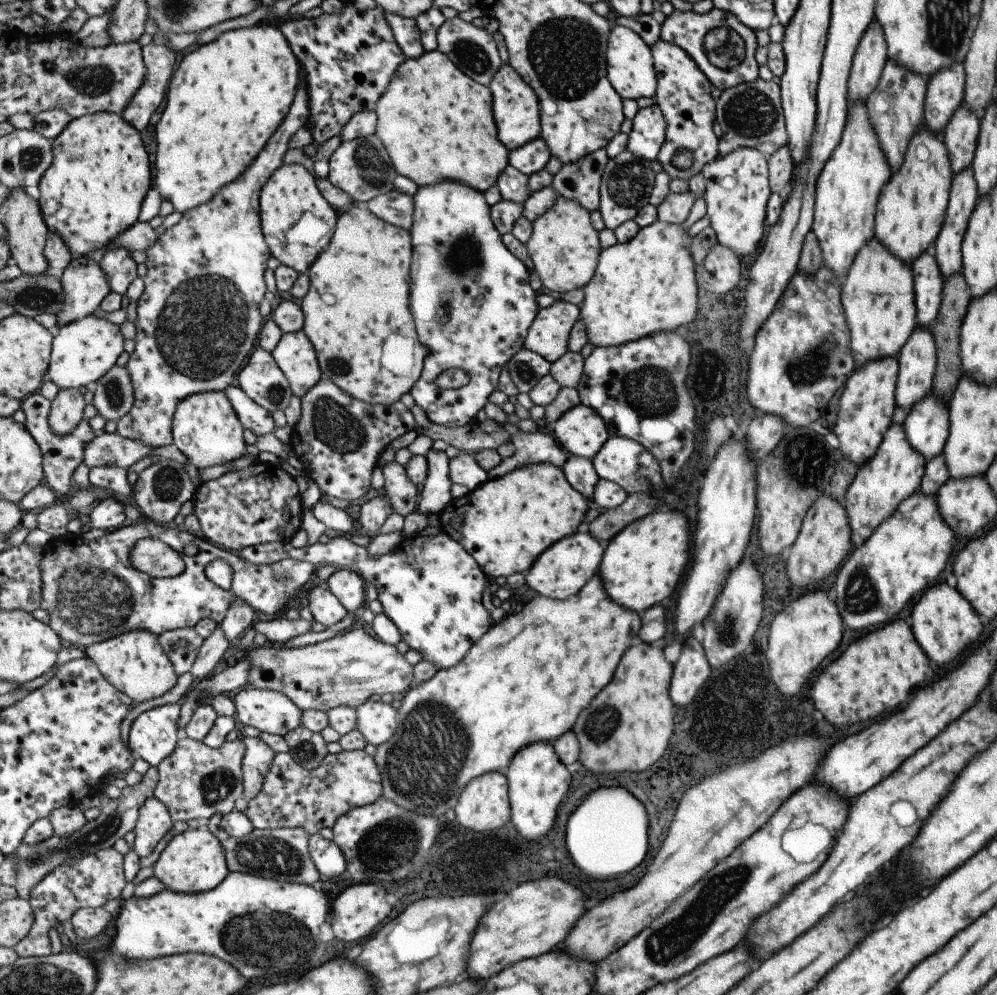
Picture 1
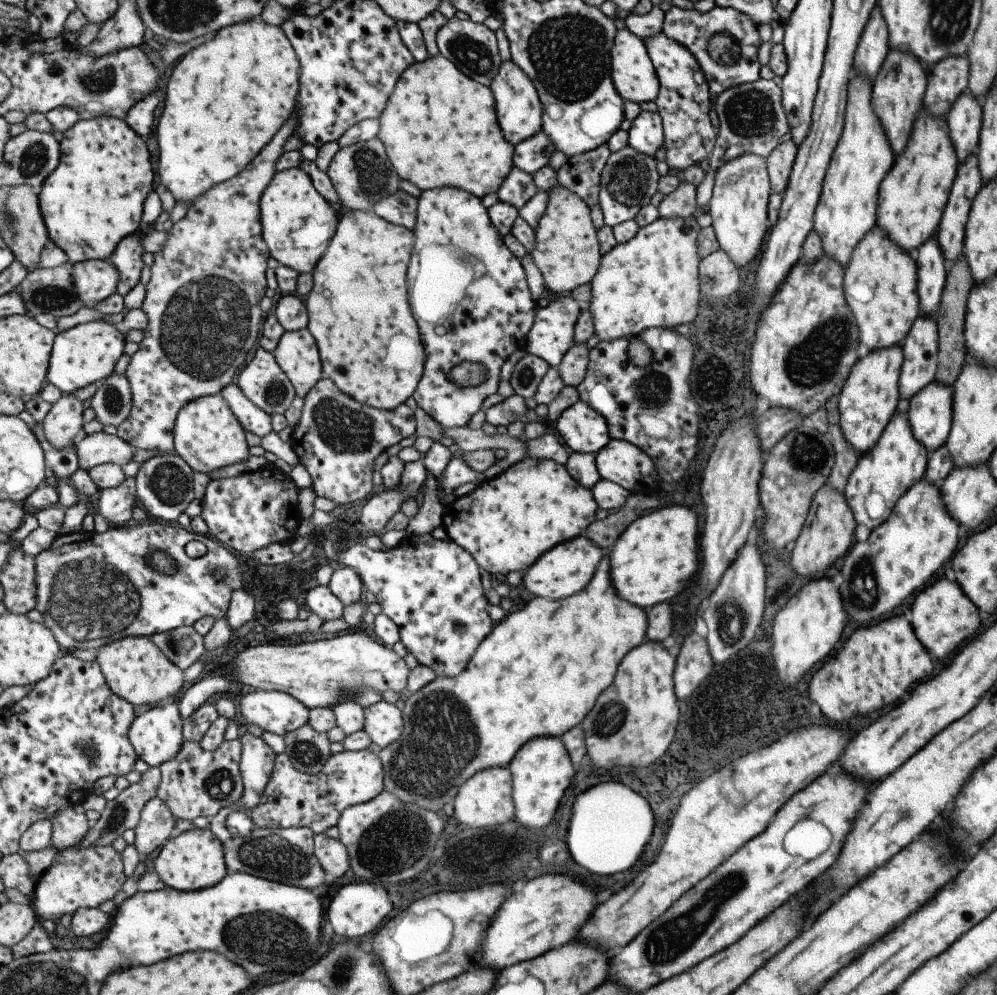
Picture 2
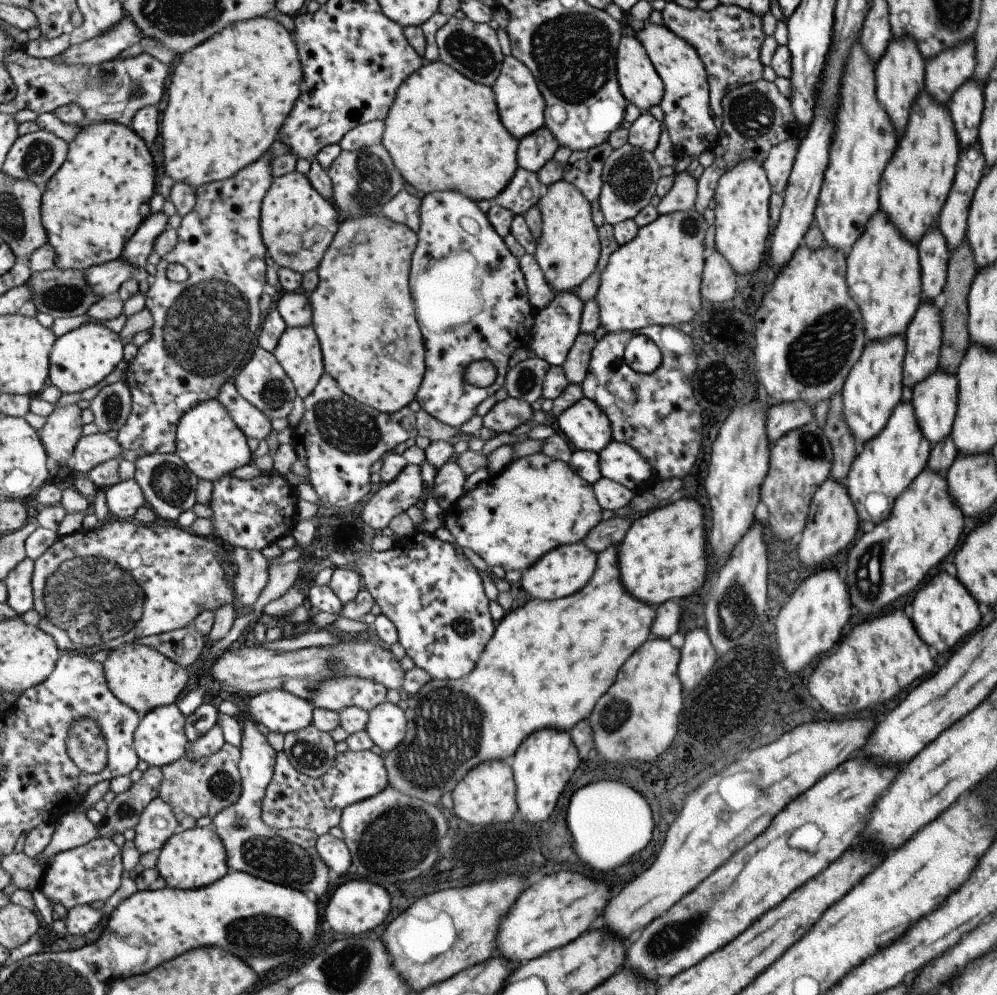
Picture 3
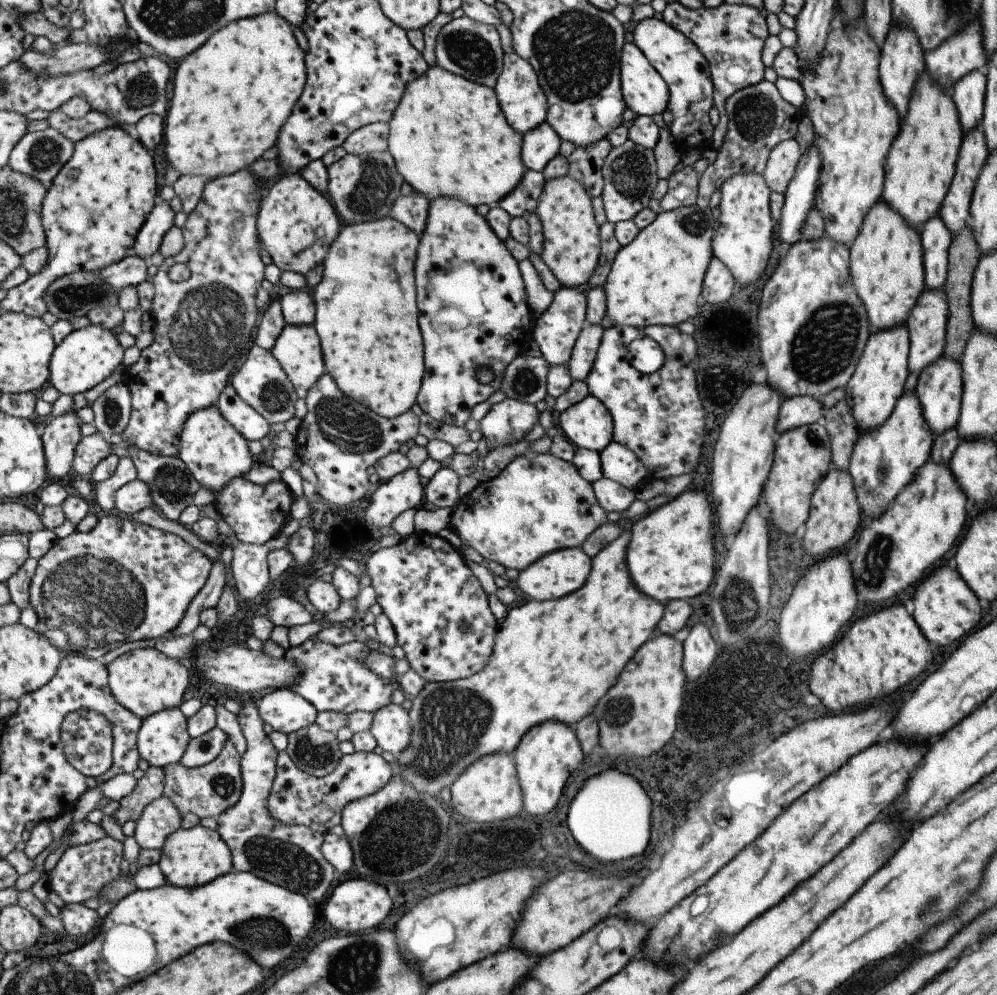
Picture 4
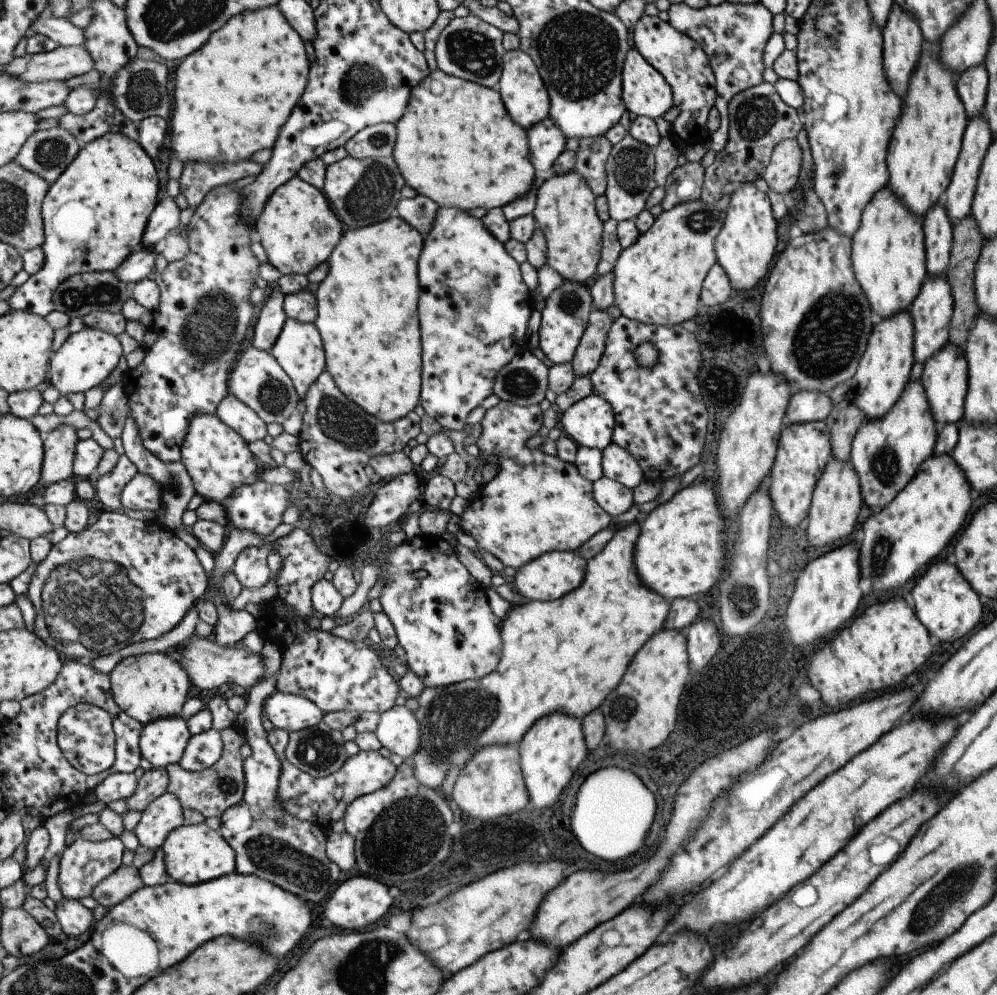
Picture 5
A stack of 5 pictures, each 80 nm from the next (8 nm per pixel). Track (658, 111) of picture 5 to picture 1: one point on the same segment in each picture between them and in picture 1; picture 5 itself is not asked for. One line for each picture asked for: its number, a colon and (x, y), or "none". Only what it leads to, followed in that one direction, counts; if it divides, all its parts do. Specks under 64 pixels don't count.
1: (630, 70)
2: (634, 77)
3: (639, 82)
4: (646, 93)

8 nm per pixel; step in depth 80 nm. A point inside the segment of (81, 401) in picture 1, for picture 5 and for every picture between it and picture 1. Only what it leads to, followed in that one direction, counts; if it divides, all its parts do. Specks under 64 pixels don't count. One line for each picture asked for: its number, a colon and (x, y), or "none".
2: (63, 426)
3: (63, 429)
4: (61, 436)
5: (61, 445)

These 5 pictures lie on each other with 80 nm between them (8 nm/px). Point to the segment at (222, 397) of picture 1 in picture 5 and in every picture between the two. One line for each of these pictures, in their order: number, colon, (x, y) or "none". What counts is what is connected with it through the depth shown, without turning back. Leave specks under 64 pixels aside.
2: (209, 436)
3: (211, 443)
4: (216, 453)
5: (220, 461)

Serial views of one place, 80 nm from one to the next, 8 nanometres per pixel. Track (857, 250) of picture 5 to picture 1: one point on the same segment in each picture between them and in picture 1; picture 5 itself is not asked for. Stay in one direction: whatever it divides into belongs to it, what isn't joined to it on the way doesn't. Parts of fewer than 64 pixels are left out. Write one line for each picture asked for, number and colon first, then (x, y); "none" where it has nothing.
1: (876, 293)
2: (879, 281)
3: (882, 267)
4: (885, 264)

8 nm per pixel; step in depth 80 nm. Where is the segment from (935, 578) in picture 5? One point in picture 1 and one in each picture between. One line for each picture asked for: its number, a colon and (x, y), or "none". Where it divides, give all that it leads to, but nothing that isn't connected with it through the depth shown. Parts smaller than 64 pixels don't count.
1: (943, 623)
2: (942, 618)
3: (943, 612)
4: (945, 610)

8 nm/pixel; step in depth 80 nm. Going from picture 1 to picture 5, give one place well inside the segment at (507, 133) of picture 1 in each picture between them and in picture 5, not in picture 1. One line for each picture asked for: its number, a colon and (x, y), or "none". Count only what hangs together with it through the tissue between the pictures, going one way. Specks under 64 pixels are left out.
2: (520, 108)
3: (523, 108)
4: (525, 103)
5: (527, 98)

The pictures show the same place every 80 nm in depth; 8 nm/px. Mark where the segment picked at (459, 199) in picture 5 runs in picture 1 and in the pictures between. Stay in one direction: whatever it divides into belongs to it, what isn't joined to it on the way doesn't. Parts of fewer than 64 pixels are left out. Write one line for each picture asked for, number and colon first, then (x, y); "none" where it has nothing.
1: (438, 124)
2: (441, 128)
3: (445, 132)
4: (450, 137)

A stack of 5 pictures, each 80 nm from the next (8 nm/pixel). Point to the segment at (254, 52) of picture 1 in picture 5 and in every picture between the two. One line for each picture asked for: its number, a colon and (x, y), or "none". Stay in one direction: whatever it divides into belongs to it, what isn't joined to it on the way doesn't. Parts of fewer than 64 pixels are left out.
2: (226, 99)
3: (229, 98)
4: (232, 97)
5: (232, 97)

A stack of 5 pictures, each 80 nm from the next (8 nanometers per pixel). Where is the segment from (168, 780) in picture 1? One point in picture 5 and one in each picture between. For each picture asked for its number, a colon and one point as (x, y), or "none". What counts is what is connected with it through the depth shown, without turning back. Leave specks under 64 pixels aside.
2: (197, 782)
3: (193, 787)
4: (209, 790)
5: (211, 791)

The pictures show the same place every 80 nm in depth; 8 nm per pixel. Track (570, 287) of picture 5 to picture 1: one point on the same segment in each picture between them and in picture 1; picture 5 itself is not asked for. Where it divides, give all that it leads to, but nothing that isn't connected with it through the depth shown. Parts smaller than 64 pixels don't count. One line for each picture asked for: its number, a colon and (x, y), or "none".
1: (549, 336)
2: (553, 335)
3: (557, 327)
4: (556, 332)

